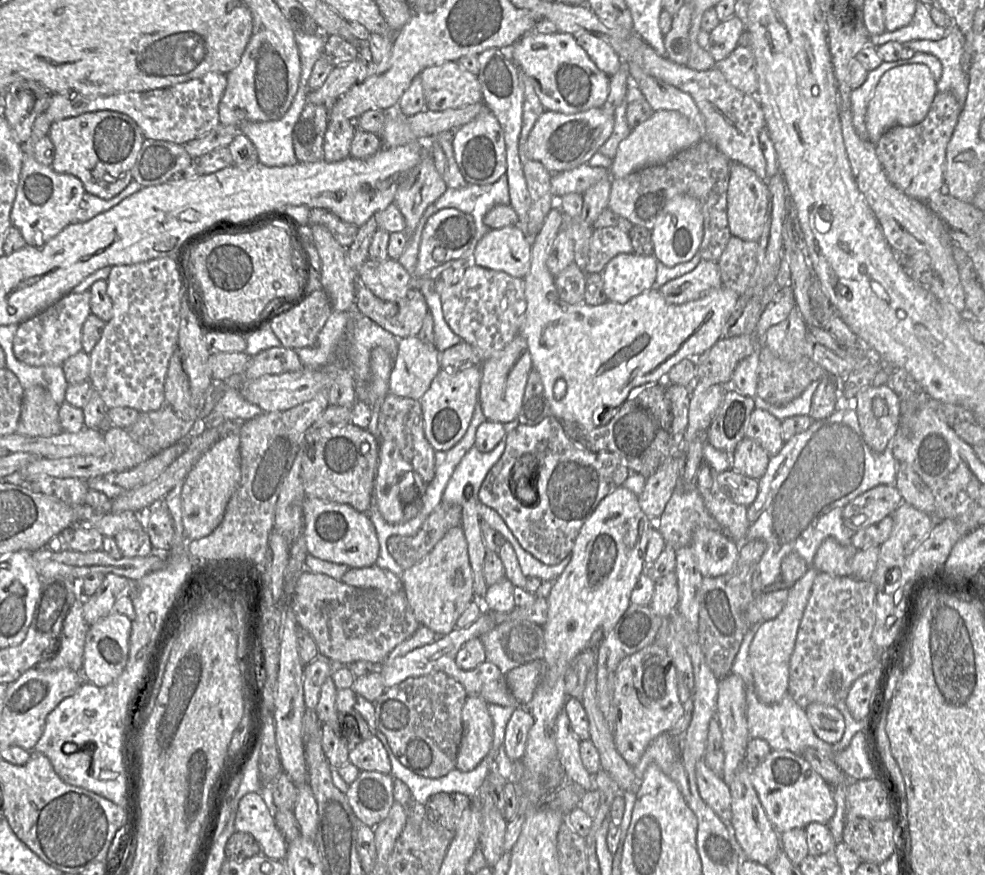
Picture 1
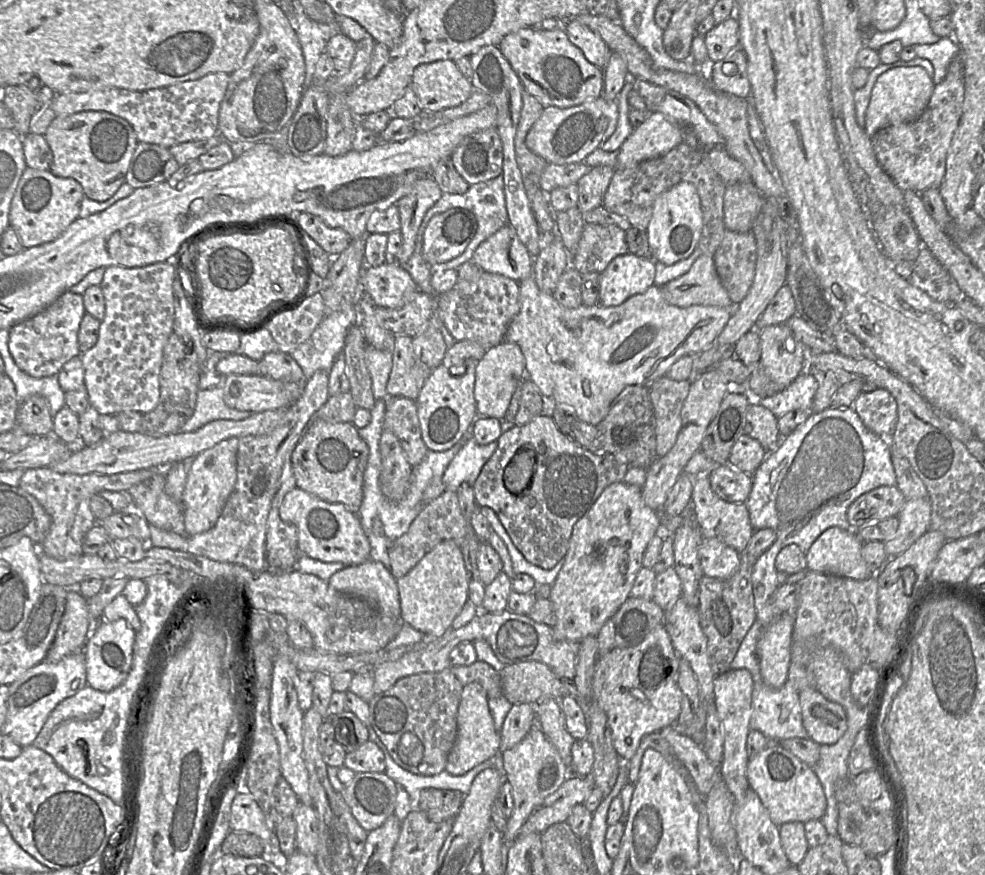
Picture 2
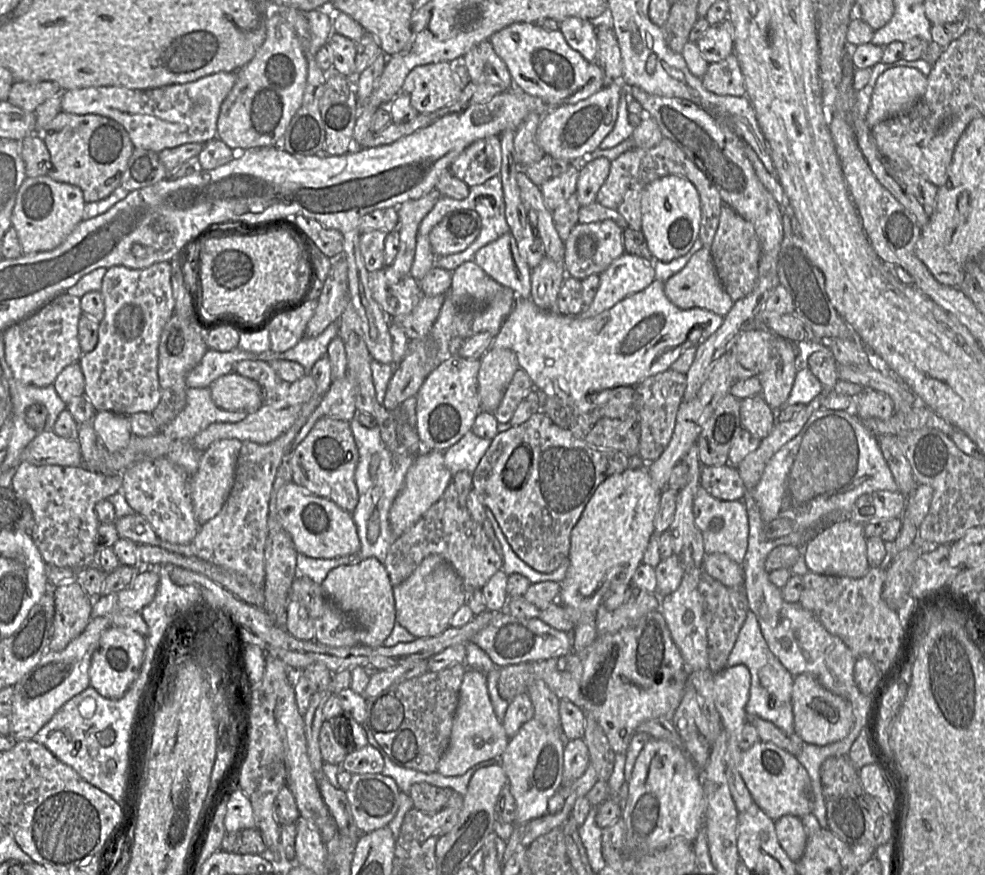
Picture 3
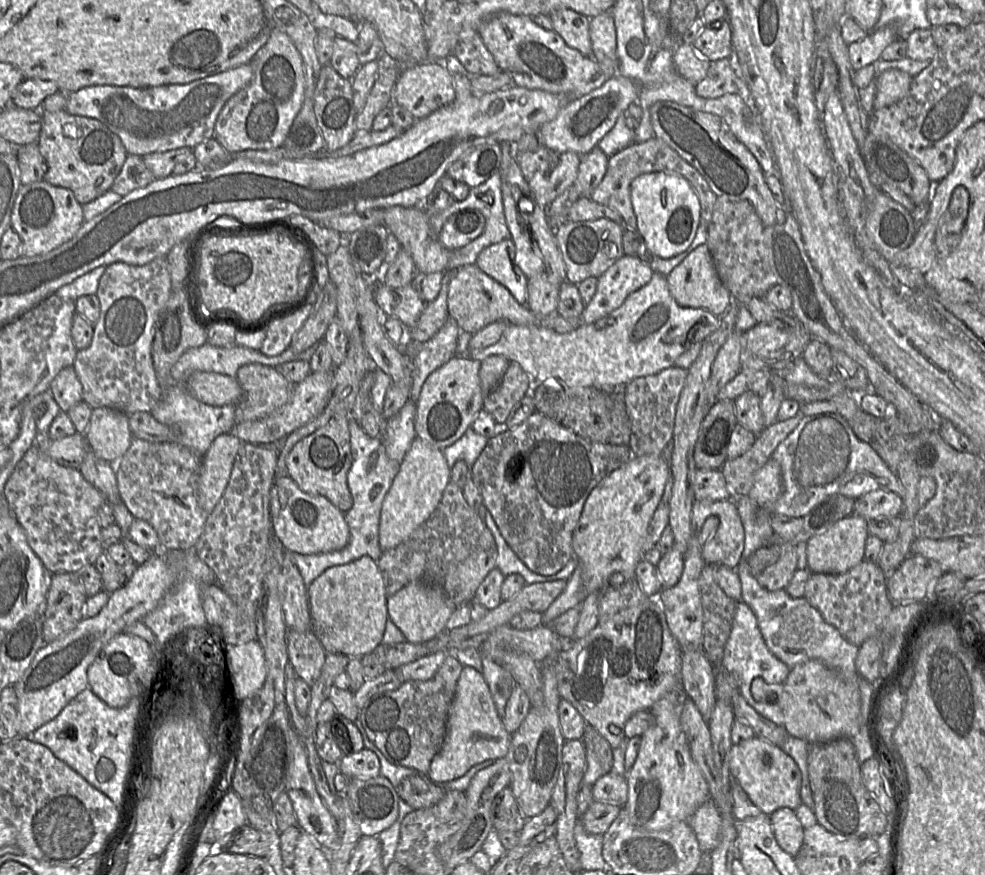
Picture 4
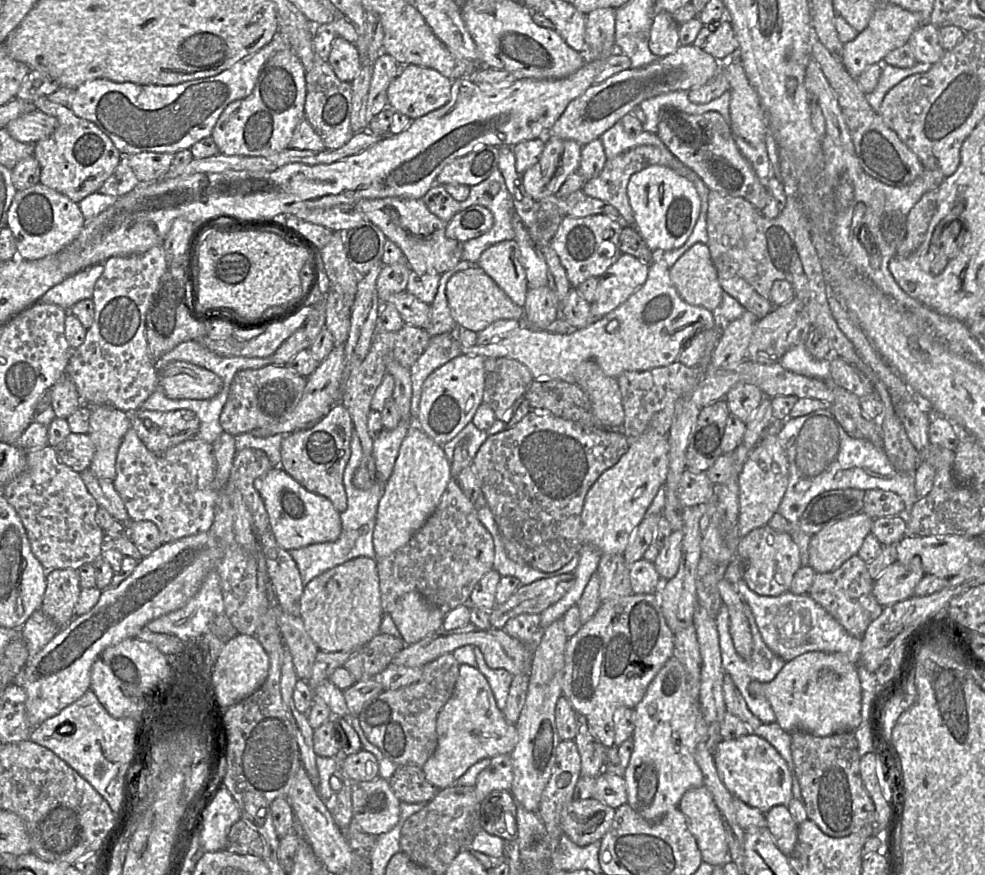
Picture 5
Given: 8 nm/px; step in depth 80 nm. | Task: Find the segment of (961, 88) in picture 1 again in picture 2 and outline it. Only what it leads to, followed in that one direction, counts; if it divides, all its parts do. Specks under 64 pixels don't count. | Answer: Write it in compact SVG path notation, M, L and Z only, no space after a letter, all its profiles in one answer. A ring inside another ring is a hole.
M954 36L941 38L934 44L920 44L913 47L918 57L927 59L932 63L935 84L944 79L950 62L961 55L961 49Z

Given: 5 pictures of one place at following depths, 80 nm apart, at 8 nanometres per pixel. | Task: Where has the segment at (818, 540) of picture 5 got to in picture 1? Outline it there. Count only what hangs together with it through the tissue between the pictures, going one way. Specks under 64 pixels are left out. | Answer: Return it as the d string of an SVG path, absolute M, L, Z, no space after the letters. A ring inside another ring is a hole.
M828 537L819 546L810 567L818 572L851 577L851 562L857 551L852 544L841 545L835 538Z

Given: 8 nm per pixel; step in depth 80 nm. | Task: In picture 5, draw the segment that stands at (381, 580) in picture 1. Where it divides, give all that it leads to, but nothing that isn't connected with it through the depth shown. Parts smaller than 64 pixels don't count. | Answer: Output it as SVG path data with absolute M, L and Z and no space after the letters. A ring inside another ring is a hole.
M357 557L310 581L300 600L305 630L320 651L360 651L380 633L384 611L381 605L377 561Z

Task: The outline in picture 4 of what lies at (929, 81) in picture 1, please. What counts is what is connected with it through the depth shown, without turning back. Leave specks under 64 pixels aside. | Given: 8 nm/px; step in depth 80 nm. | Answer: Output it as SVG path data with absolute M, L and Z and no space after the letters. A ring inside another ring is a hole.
M892 68L884 71L878 78L874 110L890 106L901 100L909 91L912 76Z

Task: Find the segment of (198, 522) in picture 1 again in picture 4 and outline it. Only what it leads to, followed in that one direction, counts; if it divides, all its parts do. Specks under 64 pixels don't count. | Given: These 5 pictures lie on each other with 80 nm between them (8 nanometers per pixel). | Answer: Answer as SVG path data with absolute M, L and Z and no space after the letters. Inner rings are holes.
M231 433L219 435L202 458L199 506L211 513L221 499L230 479L242 441Z

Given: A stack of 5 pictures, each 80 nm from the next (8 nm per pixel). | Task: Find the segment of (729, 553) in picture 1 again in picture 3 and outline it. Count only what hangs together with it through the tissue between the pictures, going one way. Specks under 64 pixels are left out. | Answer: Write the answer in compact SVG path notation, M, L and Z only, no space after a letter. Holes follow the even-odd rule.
M705 554L702 561L702 571L727 587L742 586L744 582L741 565L726 554Z

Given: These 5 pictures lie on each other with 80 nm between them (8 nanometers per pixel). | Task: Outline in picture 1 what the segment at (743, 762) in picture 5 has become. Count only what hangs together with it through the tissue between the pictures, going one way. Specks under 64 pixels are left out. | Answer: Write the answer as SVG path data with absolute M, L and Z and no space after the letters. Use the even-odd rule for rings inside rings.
M771 751L761 764L751 770L751 782L779 835L796 828L805 829L810 823L827 825L835 813L833 788L801 755Z

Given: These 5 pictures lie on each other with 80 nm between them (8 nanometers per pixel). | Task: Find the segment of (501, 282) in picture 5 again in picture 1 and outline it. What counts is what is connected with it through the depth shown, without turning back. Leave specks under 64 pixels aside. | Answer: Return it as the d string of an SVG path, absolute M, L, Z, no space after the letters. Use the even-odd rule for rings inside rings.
M517 225L490 229L477 243L475 265L524 278L531 266L532 240Z

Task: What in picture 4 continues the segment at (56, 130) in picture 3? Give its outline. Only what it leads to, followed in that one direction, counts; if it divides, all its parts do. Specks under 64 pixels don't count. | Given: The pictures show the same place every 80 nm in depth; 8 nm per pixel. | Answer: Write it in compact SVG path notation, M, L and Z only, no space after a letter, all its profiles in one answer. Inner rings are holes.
M66 109L39 112L42 128L37 144L47 165L44 181L71 190L81 205L109 191L128 156L120 137L99 120L71 115Z

